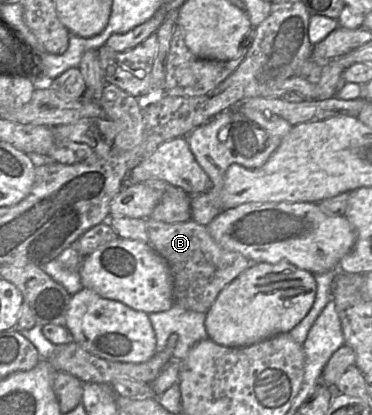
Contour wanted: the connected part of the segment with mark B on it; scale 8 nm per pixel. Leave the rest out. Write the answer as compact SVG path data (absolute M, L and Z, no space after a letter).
M192 219L183 223L146 220L149 245L171 269L174 302L187 310L207 313L223 288L252 265L243 254L219 246L206 226Z

